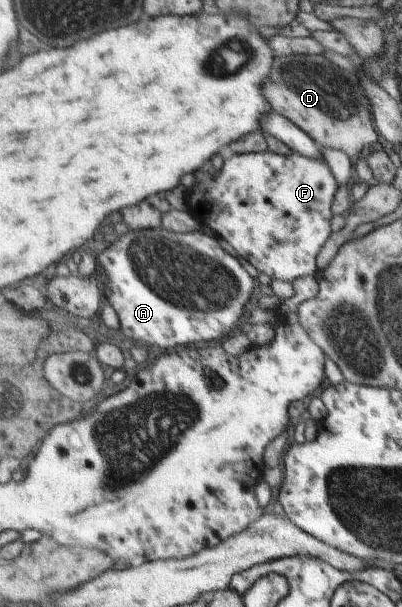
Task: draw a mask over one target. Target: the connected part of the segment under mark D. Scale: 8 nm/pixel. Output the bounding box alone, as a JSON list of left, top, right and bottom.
[263,55,383,162]

